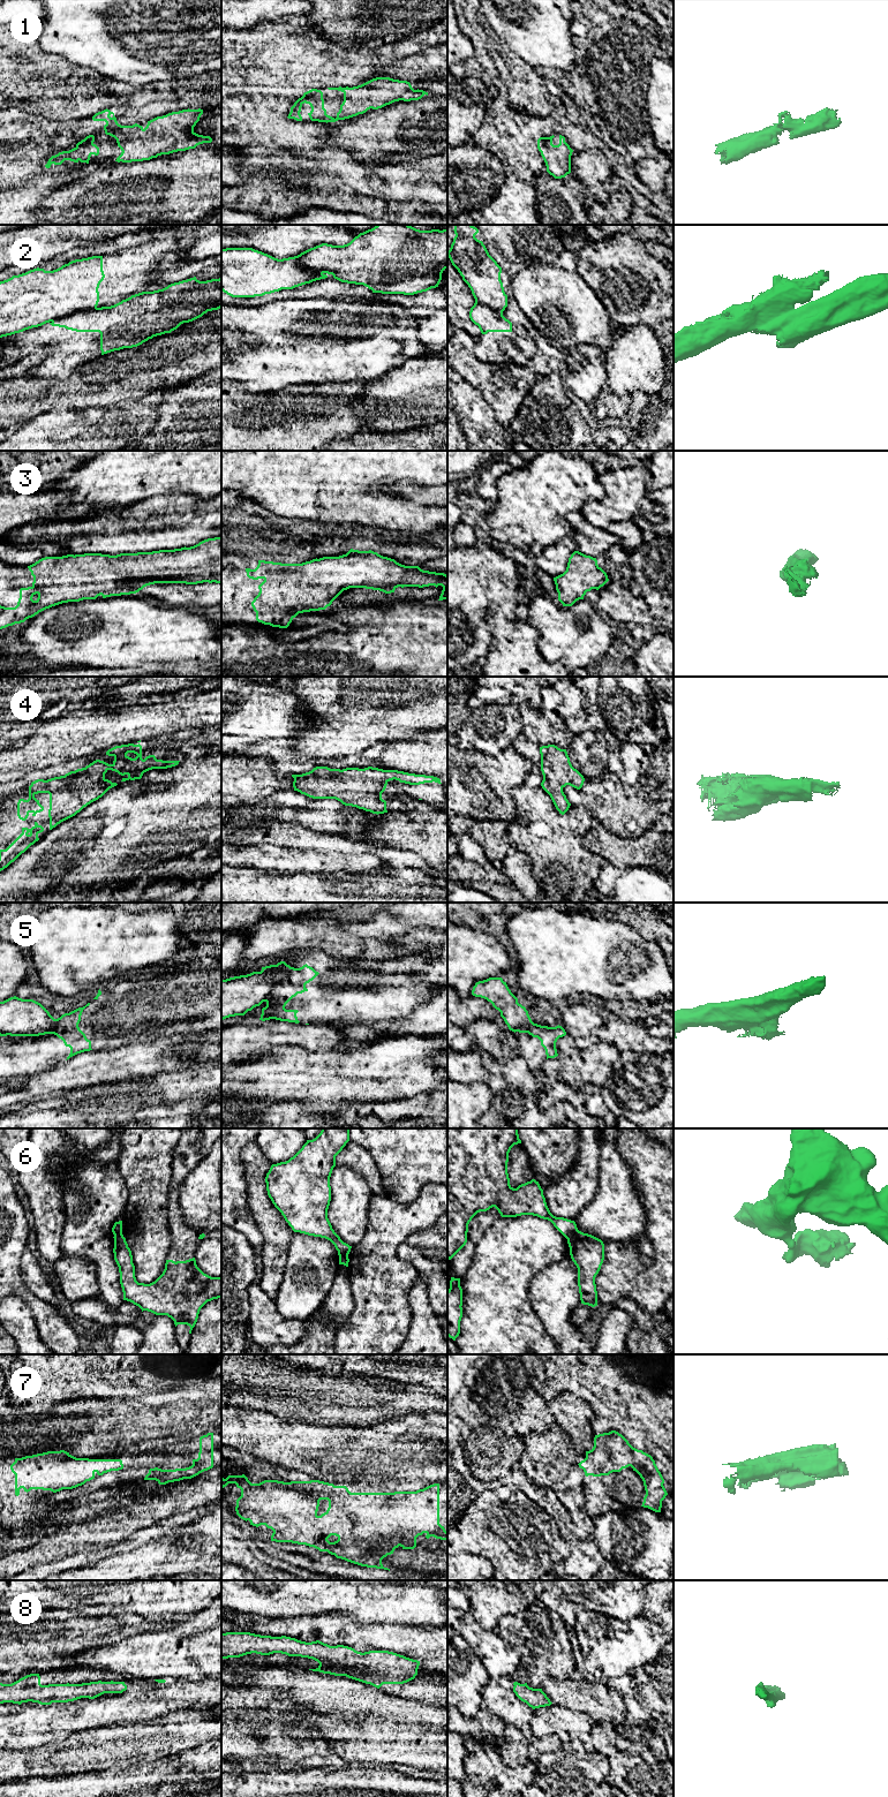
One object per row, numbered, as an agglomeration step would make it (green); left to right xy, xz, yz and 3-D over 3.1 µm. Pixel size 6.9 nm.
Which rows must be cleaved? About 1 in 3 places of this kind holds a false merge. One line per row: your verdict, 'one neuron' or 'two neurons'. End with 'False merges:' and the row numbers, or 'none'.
1: one neuron
2: two neurons
3: one neuron
4: one neuron
5: two neurons
6: two neurons
7: one neuron
8: one neuron
False merges: 2, 5, 6

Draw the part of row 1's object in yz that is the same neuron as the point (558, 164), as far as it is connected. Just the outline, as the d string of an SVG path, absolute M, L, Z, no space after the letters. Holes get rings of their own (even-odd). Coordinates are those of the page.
M554 135L540 137L537 139L537 149L545 163L547 172L555 179L562 179L571 173L571 156L573 150L562 135L559 135L559 144L554 145L554 137Z

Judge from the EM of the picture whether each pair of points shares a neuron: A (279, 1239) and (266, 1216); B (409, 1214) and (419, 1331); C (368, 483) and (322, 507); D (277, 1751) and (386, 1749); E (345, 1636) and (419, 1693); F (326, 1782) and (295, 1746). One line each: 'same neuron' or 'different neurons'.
A: same neuron
B: different neurons
C: same neuron
D: different neurons
E: different neurons
F: different neurons

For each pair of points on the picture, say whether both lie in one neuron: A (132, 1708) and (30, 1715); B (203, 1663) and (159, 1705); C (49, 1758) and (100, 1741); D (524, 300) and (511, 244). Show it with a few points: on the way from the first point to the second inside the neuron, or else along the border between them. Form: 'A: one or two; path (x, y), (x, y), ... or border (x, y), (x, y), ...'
A: one; path (106, 1711), (82, 1714), (76, 1719), (55, 1719)
B: two; border (209, 1677), (202, 1681), (166, 1681)
C: one; path (61, 1757), (88, 1750)
D: two; border (548, 263), (531, 263), (521, 266)

